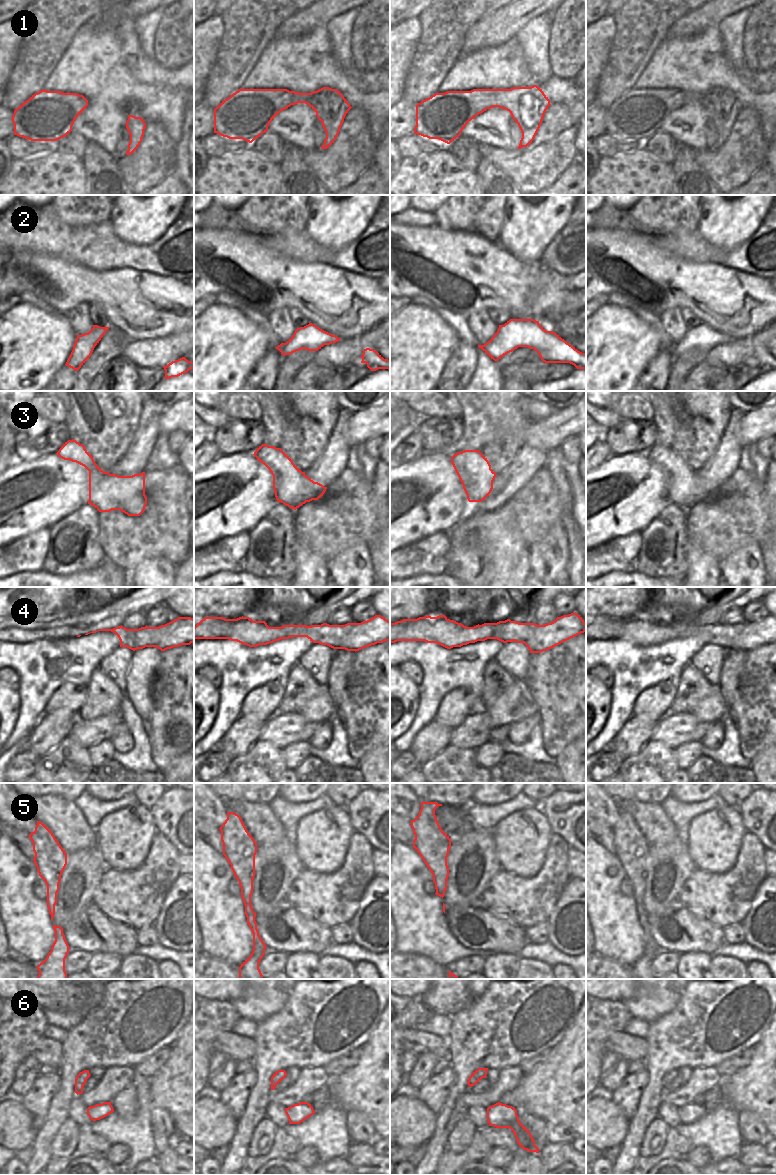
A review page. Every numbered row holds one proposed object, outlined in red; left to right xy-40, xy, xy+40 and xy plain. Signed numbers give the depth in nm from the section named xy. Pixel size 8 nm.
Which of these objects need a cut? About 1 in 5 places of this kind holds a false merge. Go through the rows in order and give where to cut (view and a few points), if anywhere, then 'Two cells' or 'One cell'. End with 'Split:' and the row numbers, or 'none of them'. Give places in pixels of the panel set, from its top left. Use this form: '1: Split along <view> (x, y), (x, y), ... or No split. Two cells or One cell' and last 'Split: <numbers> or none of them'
1: No split. One cell
2: No split. One cell
3: No split. One cell
4: Split along xy-40 (148, 627), (132, 636), (135, 643). Two cells
5: No split. One cell
6: No split. One cell
Split: 4.

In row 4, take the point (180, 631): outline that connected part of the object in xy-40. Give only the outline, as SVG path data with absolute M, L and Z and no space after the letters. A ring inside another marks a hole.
M178 617L159 627L148 627L132 636L135 643L147 643L148 647L157 647L161 651L190 645L194 642L194 619Z

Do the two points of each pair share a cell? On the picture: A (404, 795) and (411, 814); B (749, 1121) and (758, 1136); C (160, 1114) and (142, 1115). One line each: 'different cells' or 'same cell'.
A: same cell
B: same cell
C: different cells

